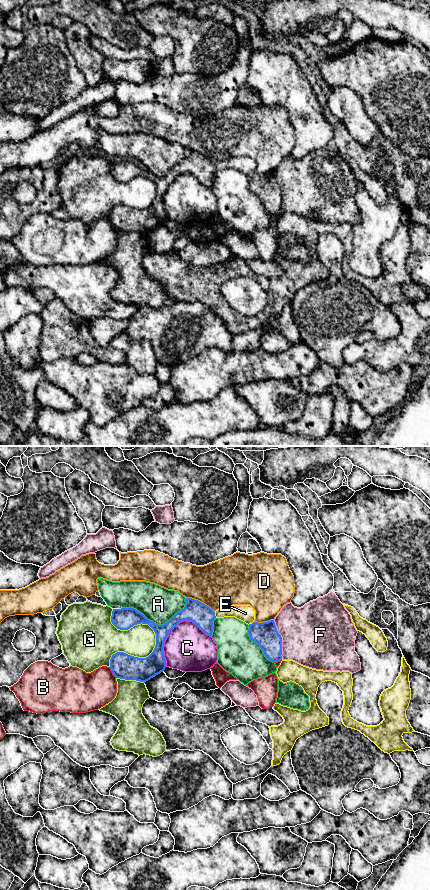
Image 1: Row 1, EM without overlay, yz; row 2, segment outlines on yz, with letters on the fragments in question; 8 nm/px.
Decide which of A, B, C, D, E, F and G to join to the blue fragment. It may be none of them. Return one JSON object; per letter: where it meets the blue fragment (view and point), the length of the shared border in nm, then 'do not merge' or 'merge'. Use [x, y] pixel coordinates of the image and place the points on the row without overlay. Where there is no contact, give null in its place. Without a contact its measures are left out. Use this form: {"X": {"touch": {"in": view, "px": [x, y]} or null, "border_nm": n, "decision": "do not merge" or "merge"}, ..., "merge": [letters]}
{"A": {"touch": {"in": "yz", "px": [157, 176]}, "border_nm": 550, "decision": "do not merge"}, "B": {"touch": {"in": "yz", "px": [112, 224]}, "border_nm": 110, "decision": "do not merge"}, "C": {"touch": {"in": "yz", "px": [172, 180]}, "border_nm": 440, "decision": "do not merge"}, "D": {"touch": {"in": "yz", "px": [199, 153]}, "border_nm": 260, "decision": "do not merge"}, "E": {"touch": {"in": "yz", "px": [214, 167]}, "border_nm": 50, "decision": "merge"}, "F": {"touch": {"in": "yz", "px": [281, 192]}, "border_nm": 320, "decision": "do not merge"}, "G": {"touch": {"in": "yz", "px": [139, 175]}, "border_nm": 480, "decision": "do not merge"}, "merge": ["E"]}

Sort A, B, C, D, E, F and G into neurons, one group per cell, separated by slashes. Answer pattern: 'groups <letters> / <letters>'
groups A / B / C / D / E / F / G

